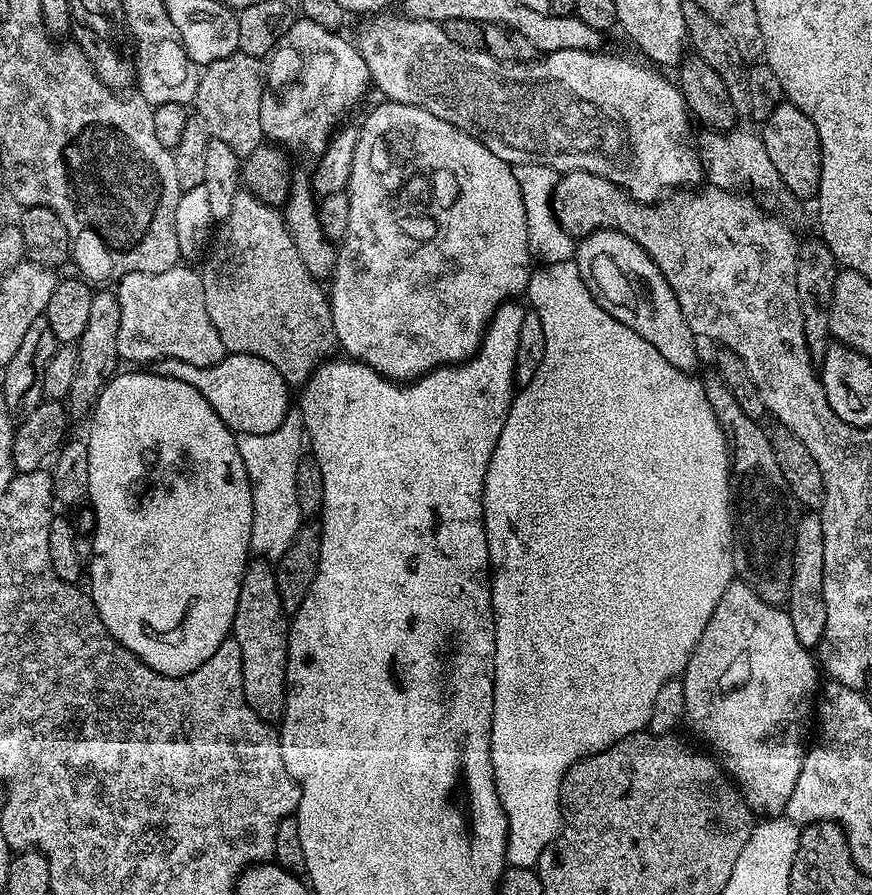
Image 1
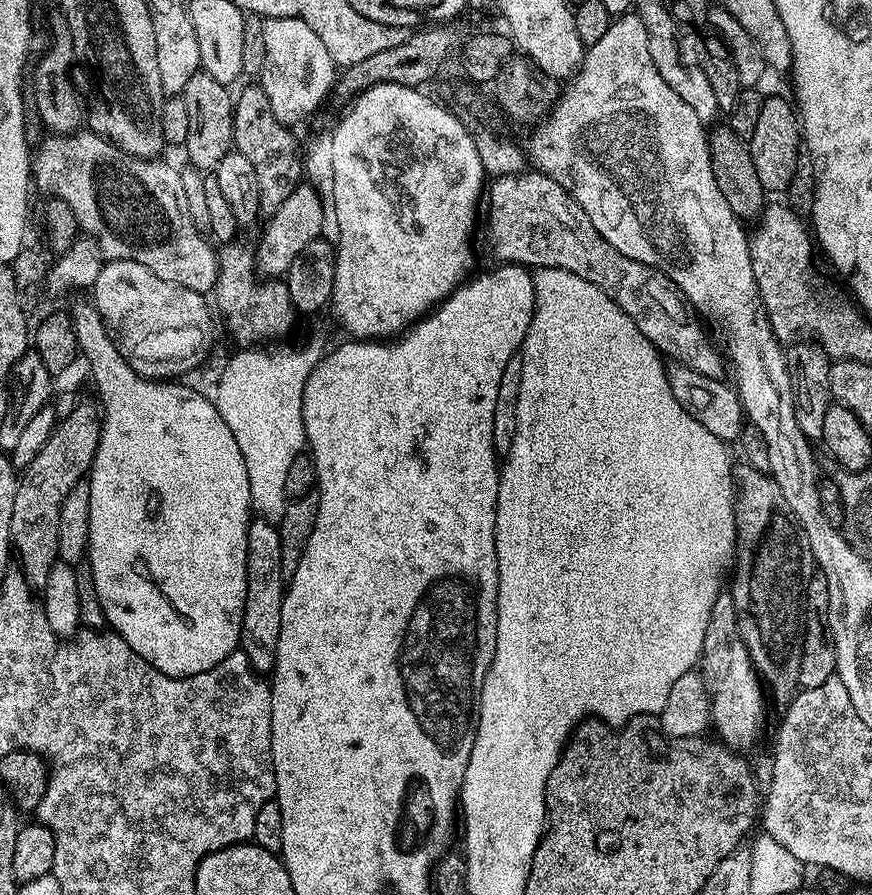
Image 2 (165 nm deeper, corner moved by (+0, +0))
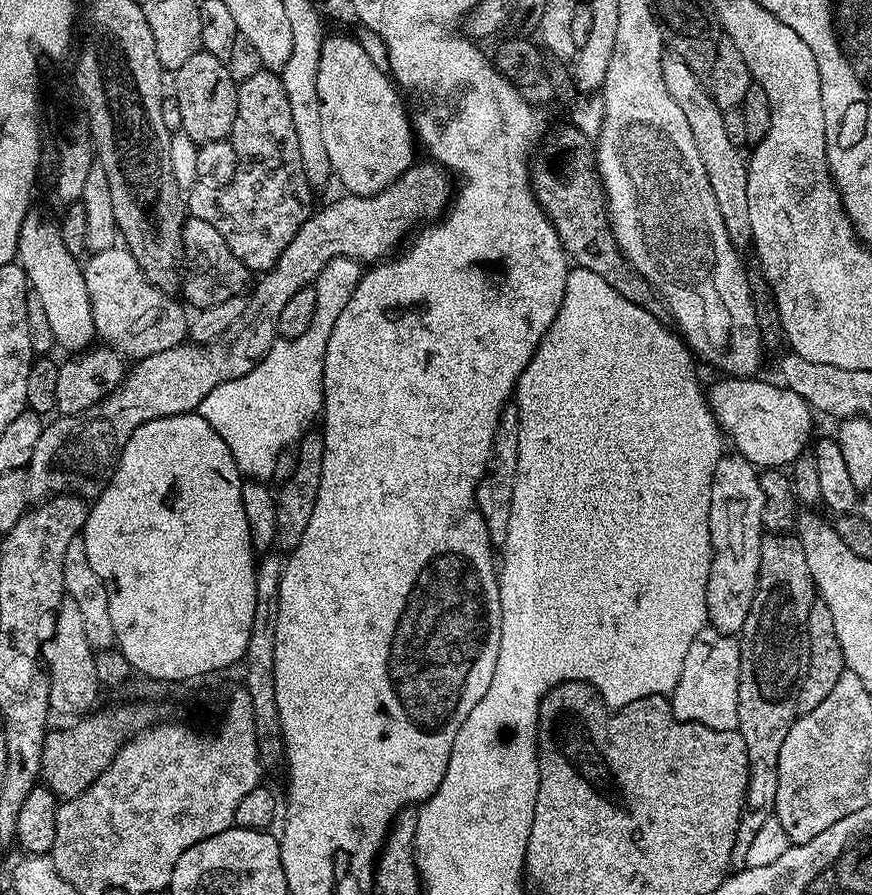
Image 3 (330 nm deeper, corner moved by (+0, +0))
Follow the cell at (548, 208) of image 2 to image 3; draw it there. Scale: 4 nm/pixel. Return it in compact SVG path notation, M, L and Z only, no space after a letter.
M435 162L428 164L413 163L398 179L381 192L373 196L354 196L340 194L333 204L324 209L313 211L312 215L290 238L290 246L282 250L278 262L251 289L252 296L247 297L247 304L242 316L231 323L220 337L208 343L185 342L170 350L162 350L162 354L150 354L144 360L137 360L127 369L124 381L108 396L103 396L90 410L79 412L73 416L57 415L56 421L45 423L42 438L38 438L38 446L34 446L34 458L30 458L27 466L28 494L33 501L43 502L53 496L71 494L91 502L99 496L100 491L112 481L112 475L120 461L126 442L130 442L130 434L138 430L146 422L154 422L154 418L177 416L187 412L196 412L202 398L214 390L214 386L222 386L222 382L230 382L234 378L242 378L242 374L250 374L254 366L270 350L270 346L278 338L277 326L286 302L303 288L309 287L315 281L316 275L330 262L339 256L350 258L364 266L371 266L385 258L391 257L401 247L400 239L404 232L412 227L415 229L421 222L432 222L444 215L454 196L454 184L451 184L449 173Z

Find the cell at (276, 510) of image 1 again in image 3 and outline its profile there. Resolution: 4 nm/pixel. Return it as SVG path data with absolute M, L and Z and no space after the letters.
M339 256L326 262L320 272L324 276L324 300L317 300L312 328L302 337L277 338L250 374L214 386L200 403L198 415L206 418L222 442L226 442L240 467L241 477L271 481L280 451L293 447L298 434L309 431L308 423L321 415L326 342L330 342L330 330L334 330L334 322L341 316L344 304L350 302L354 282L360 279L362 270L350 258Z

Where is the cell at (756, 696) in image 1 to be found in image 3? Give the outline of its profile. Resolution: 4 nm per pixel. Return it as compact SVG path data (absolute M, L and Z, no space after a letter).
M739 454L721 455L718 466L712 475L712 485L710 486L710 542L712 543L712 561L710 562L710 574L706 582L706 606L708 607L708 624L717 628L719 632L729 634L739 634L742 626L746 622L746 614L750 614L750 606L754 602L754 592L758 586L758 574L760 573L760 542L765 535L766 529L760 523L760 514L764 510L764 499L762 498L762 486L760 485L760 472L755 464L749 464L744 457Z

